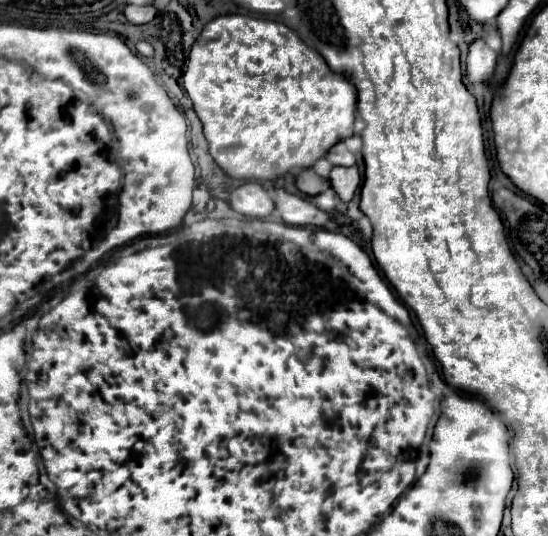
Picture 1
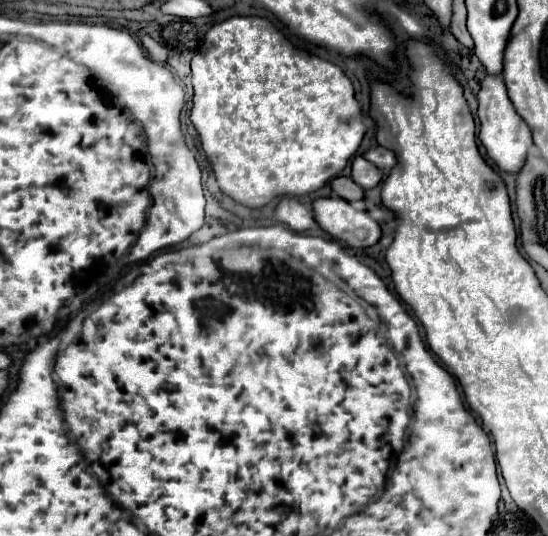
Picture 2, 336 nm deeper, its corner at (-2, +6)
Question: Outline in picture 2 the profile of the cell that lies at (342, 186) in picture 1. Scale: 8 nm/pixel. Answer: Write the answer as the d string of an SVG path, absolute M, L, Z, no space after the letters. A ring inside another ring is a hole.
M355 157L351 163L351 179L363 189L371 189L381 183L383 173L375 165L371 165L365 157Z

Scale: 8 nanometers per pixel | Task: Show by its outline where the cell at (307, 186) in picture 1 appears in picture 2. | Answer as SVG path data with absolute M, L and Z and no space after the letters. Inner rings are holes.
M335 177L331 181L331 187L337 197L347 199L347 201L359 201L365 195L365 191L359 185L355 185L355 181L351 177Z

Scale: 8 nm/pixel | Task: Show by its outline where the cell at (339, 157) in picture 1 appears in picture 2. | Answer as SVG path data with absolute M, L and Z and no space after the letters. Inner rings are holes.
M375 147L375 149L369 149L365 155L363 155L367 161L375 163L385 175L395 167L395 153L391 153L389 149L385 147Z

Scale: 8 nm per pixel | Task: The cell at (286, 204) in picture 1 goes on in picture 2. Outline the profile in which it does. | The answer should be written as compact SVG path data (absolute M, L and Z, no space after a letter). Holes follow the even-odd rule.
M339 197L319 198L313 209L321 229L351 249L365 249L381 239L379 223L366 210L357 210L355 202Z

